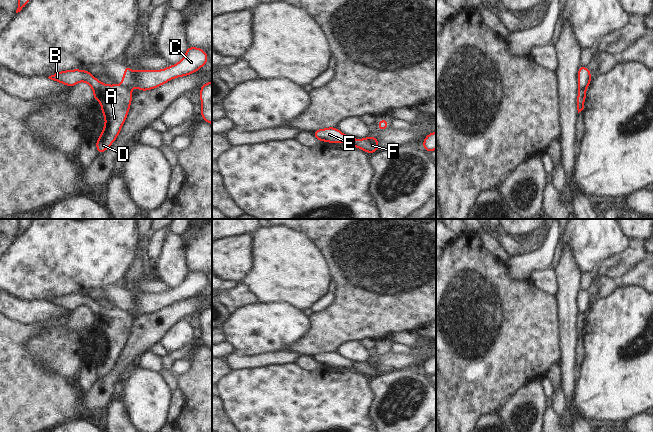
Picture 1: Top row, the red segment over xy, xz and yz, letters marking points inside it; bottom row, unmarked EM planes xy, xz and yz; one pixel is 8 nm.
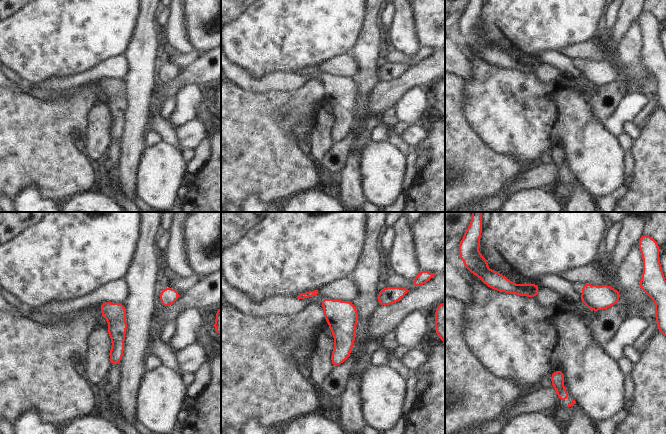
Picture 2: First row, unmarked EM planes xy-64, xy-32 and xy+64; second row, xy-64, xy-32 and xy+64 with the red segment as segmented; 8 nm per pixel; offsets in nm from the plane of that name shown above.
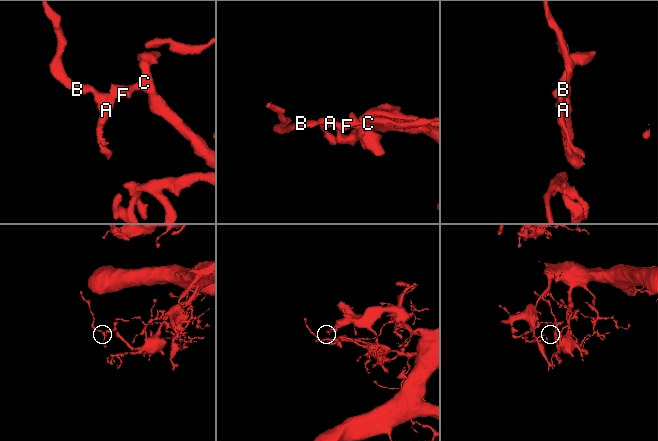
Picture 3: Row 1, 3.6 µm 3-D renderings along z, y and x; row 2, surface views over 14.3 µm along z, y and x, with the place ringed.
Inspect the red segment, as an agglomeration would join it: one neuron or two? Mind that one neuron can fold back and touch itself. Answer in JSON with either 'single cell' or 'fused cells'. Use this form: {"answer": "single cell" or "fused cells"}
{"answer": "fused cells"}

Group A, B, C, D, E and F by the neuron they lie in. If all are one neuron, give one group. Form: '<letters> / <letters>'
A B D E / C F

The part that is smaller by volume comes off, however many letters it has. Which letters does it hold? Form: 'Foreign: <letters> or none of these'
Foreign: A, B, D, E

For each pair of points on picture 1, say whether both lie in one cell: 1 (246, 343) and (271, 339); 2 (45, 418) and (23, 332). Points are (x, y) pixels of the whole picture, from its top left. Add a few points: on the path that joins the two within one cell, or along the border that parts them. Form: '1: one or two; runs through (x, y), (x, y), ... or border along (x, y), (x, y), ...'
1: one; runs through (252, 339), (265, 339)
2: one; runs through (24, 397), (20, 393), (20, 353)

